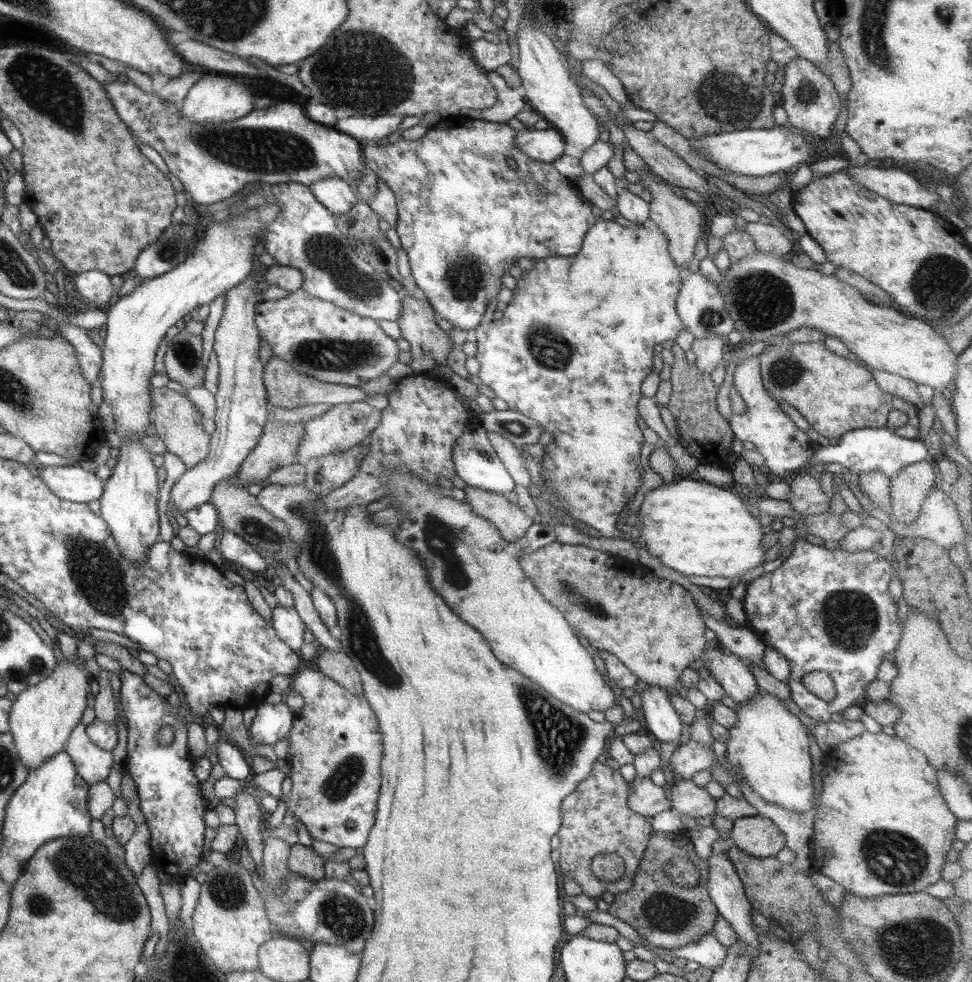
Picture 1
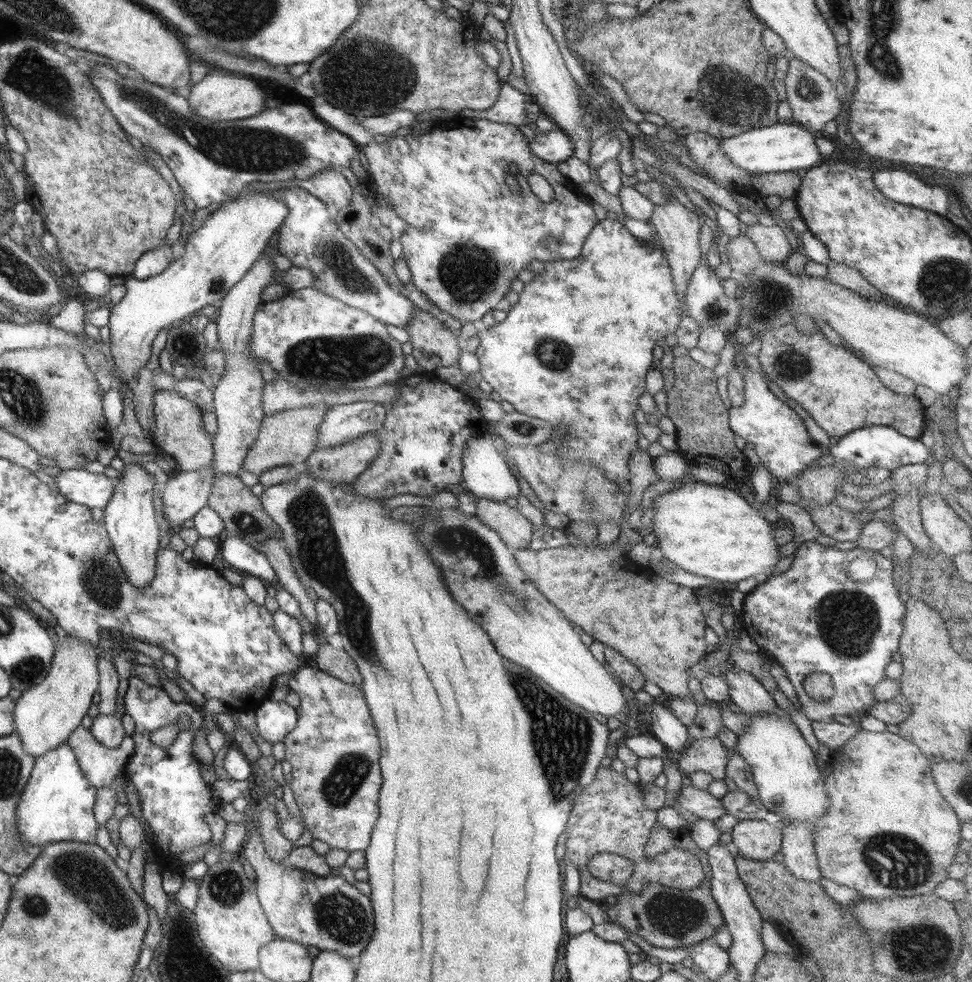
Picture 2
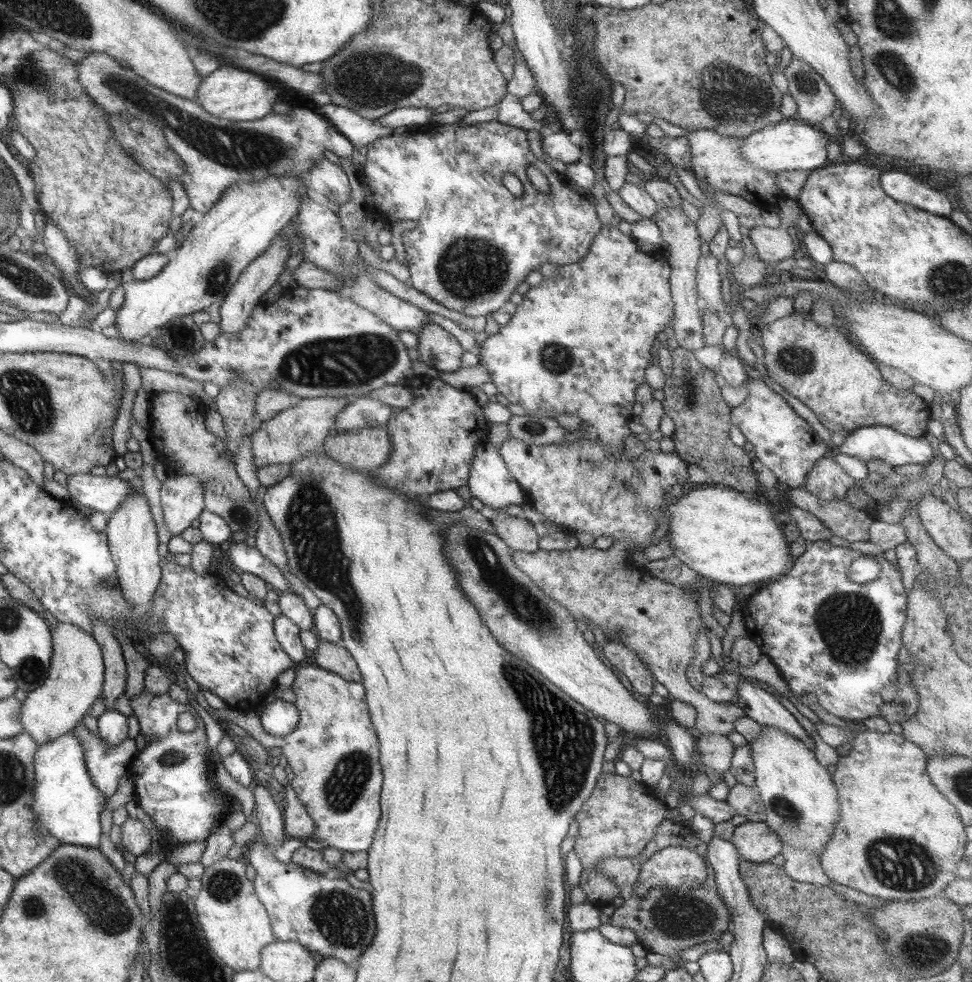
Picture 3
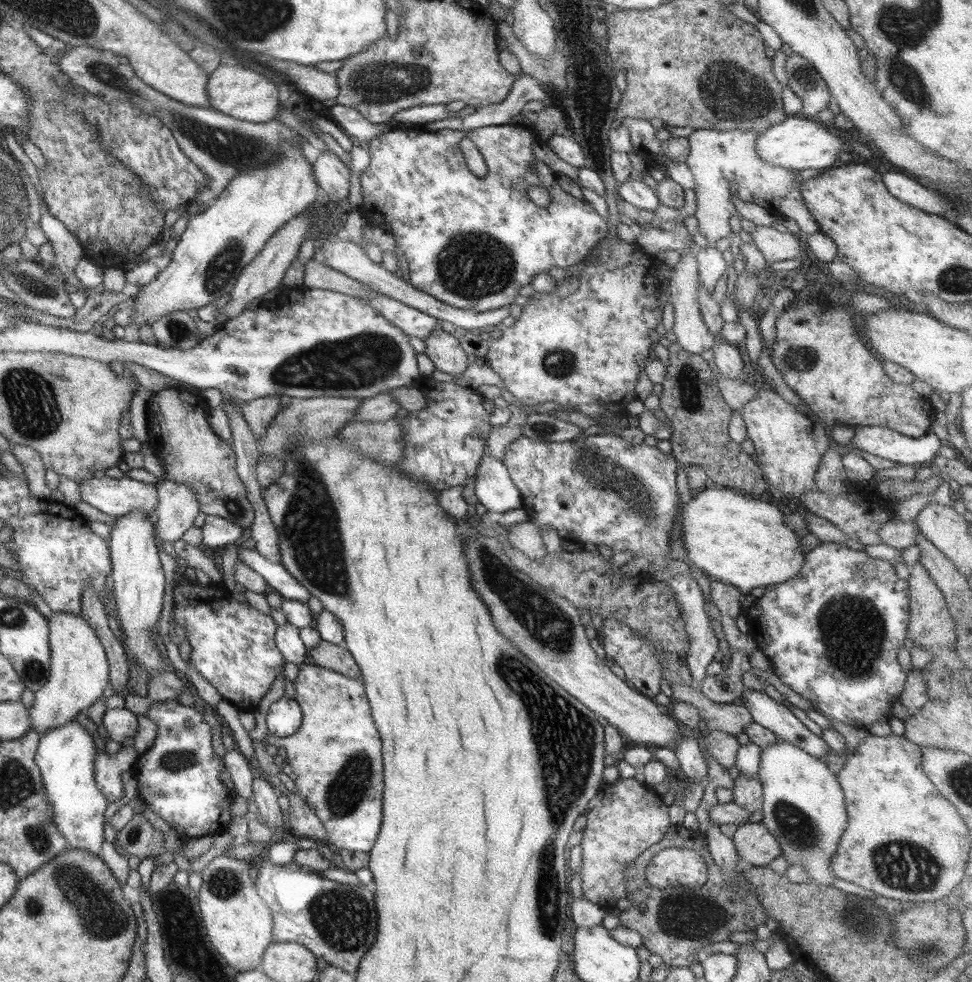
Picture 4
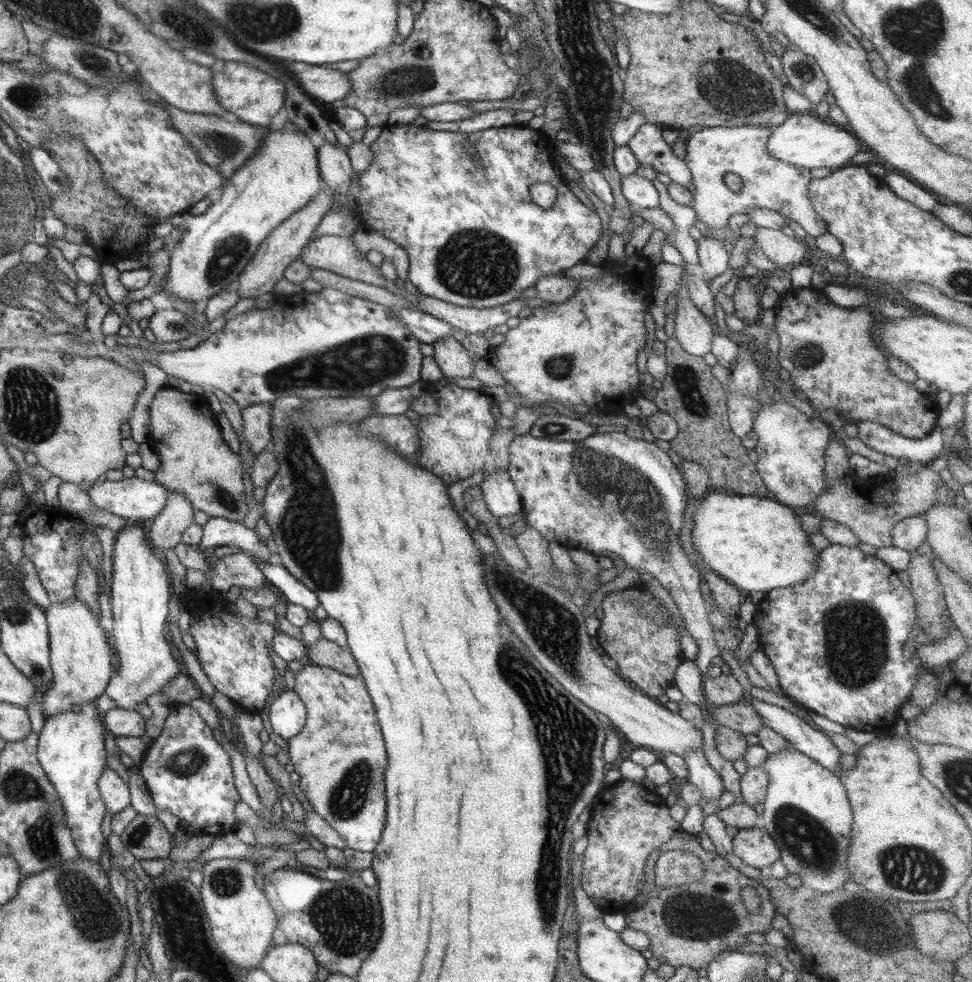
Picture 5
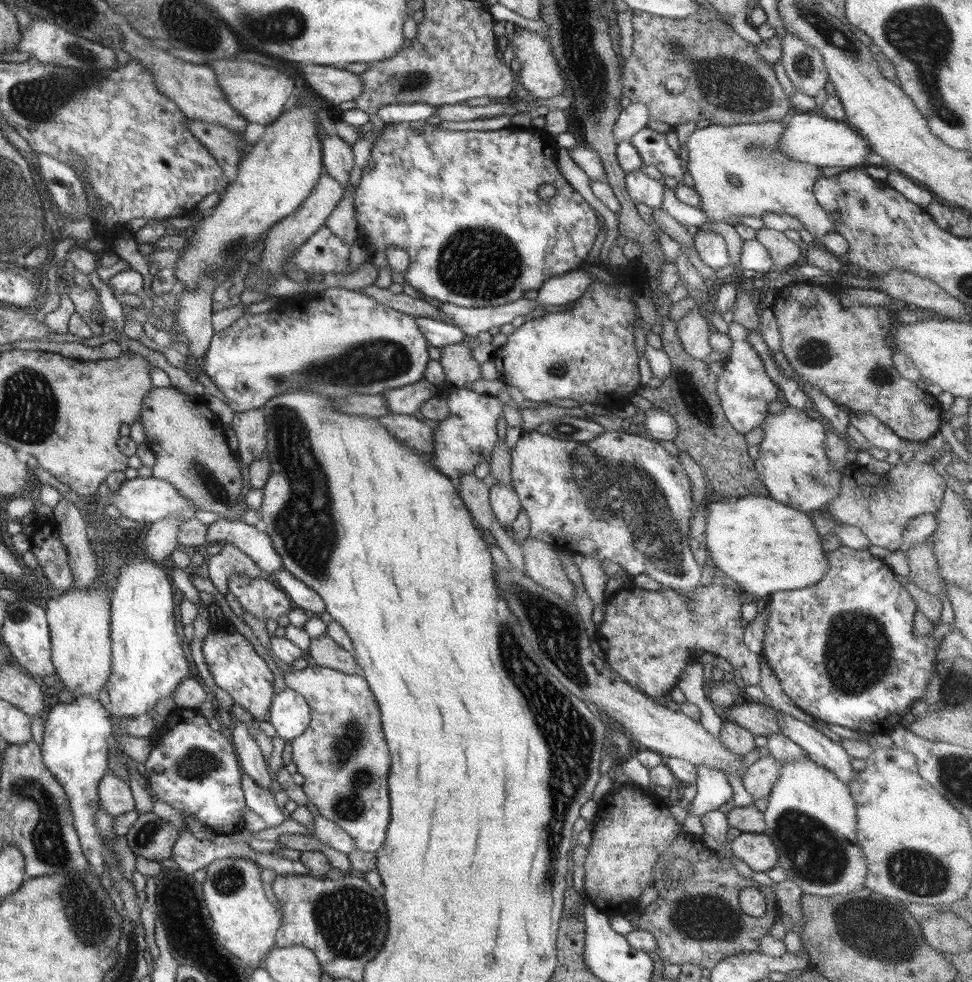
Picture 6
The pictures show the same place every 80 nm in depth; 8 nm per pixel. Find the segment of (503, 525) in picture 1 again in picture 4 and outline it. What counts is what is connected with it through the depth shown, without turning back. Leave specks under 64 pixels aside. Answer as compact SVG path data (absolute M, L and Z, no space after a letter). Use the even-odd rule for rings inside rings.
M532 520L508 525L507 529L507 541L511 546L527 554L532 560L541 559L548 554L540 535L541 530Z

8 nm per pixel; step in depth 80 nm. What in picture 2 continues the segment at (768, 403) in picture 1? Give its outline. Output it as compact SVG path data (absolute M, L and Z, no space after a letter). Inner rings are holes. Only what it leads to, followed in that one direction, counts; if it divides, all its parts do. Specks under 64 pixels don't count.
M743 367L744 401L732 406L729 411L729 426L732 433L754 444L764 468L771 472L776 482L792 483L799 474L818 462L824 446L816 443L807 431L800 416L784 401L780 401L766 383L760 372Z

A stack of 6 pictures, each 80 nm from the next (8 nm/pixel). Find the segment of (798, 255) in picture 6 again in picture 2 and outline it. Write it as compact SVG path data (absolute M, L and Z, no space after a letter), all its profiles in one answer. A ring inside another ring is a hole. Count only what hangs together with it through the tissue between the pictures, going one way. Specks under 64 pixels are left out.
M756 223L745 226L744 231L752 239L764 261L785 263L791 255L792 246L788 243L782 227Z

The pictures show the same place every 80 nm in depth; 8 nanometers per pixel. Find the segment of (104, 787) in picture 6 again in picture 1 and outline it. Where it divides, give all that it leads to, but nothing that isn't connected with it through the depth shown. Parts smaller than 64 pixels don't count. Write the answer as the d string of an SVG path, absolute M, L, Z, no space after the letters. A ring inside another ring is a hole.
M80 722L74 727L65 751L72 757L77 772L89 784L100 784L107 780L114 764L111 751L102 750L94 744Z

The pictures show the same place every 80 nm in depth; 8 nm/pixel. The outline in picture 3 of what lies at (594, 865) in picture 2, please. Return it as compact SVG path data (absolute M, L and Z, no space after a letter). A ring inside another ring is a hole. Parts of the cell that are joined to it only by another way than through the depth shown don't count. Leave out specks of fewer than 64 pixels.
M664 819L659 825L658 834L654 834L654 838L640 854L632 858L608 857L602 859L597 868L601 874L618 885L619 895L624 899L624 904L616 908L615 913L610 916L610 924L633 930L638 937L637 942L648 952L668 955L672 961L683 964L686 960L679 958L679 952L704 942L719 940L721 934L730 926L732 913L718 894L714 872L710 872L710 880L706 879L698 888L656 887L651 888L645 895L637 895L634 892L634 883L642 864L655 852L669 847L681 847L702 854L702 857L706 856L706 842L697 838L690 827L669 819Z

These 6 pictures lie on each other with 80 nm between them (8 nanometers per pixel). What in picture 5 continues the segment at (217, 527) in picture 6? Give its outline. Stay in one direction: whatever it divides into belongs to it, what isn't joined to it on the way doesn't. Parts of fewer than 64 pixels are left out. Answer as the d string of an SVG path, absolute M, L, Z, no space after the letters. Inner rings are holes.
M210 517L202 526L203 535L200 547L238 546L250 556L268 561L274 553L272 545L258 538L255 529L247 528L244 523L232 522L226 518Z

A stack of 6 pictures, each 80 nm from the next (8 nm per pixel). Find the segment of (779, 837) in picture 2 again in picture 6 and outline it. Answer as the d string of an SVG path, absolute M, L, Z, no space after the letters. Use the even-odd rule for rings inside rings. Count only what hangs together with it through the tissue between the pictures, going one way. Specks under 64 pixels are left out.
M742 832L729 847L734 856L746 862L753 871L768 872L778 864L778 850L765 833Z

